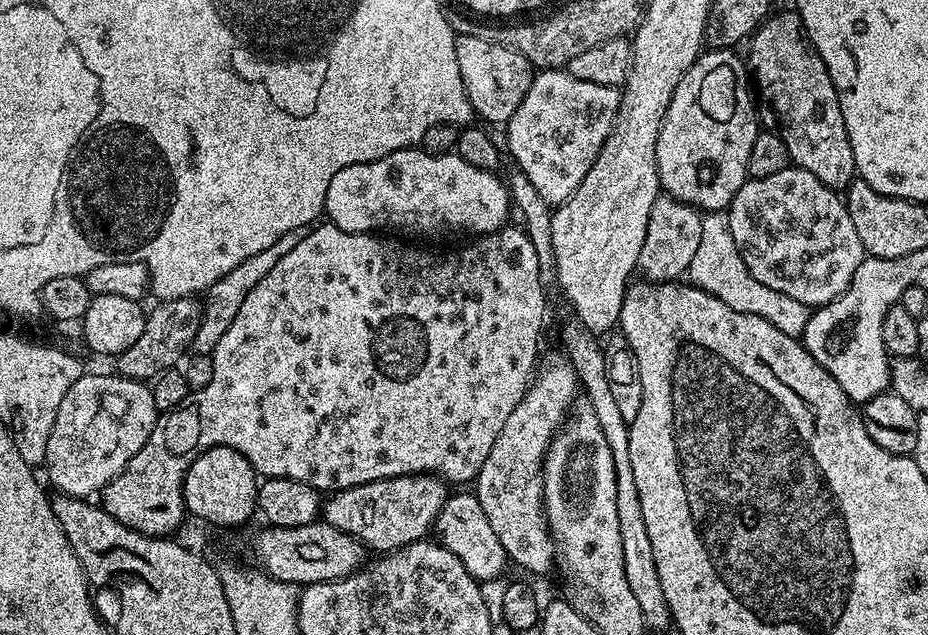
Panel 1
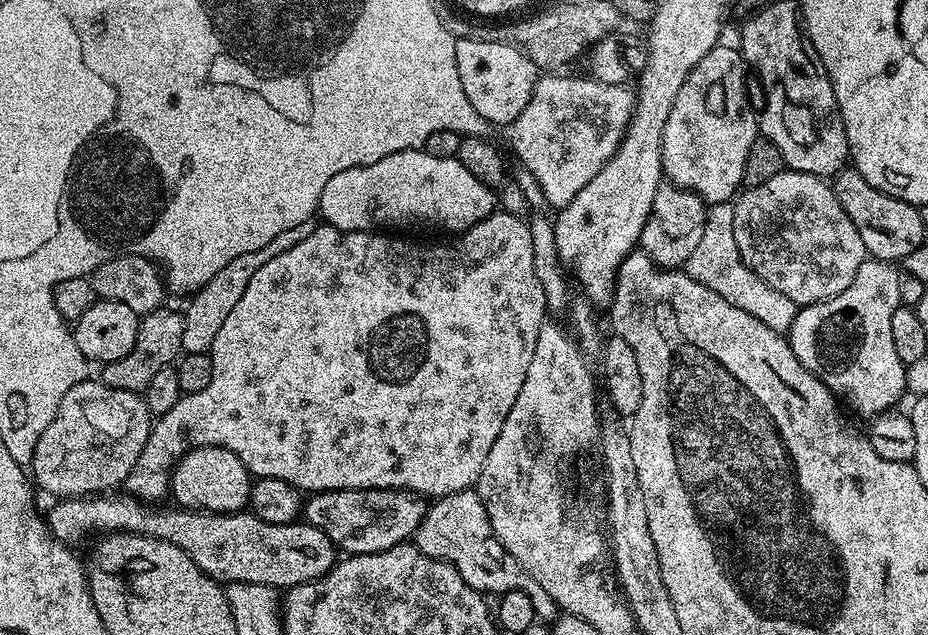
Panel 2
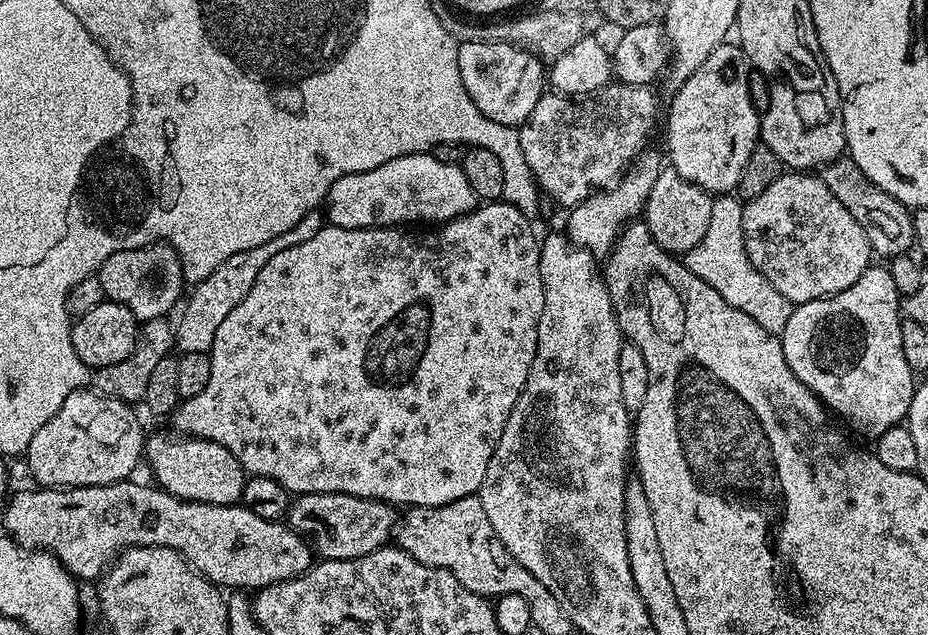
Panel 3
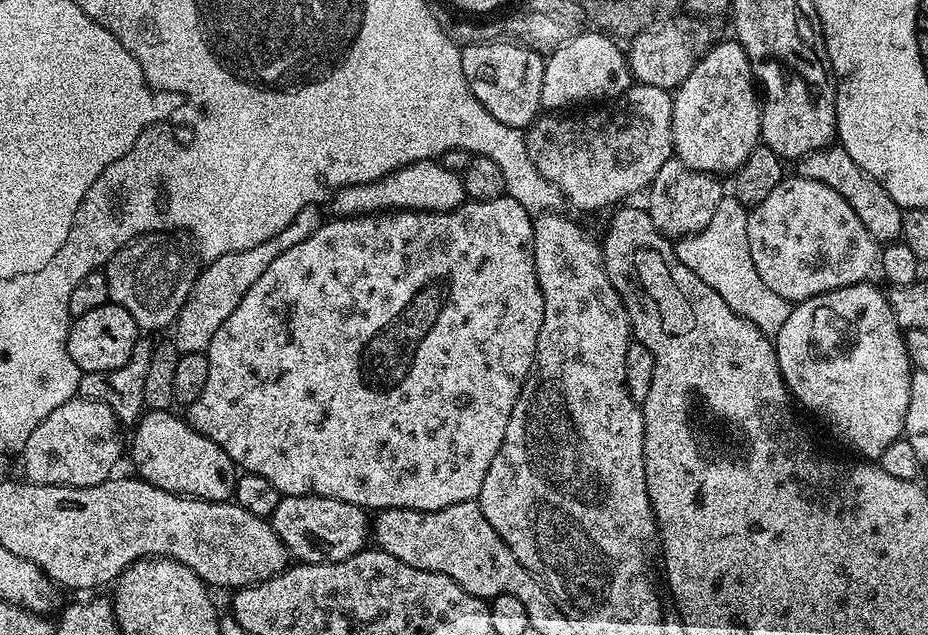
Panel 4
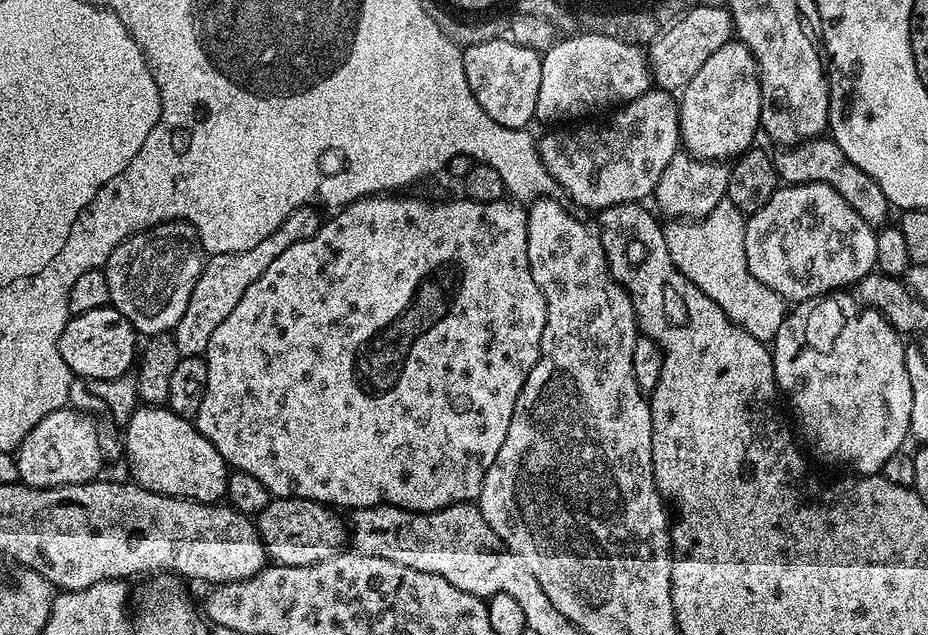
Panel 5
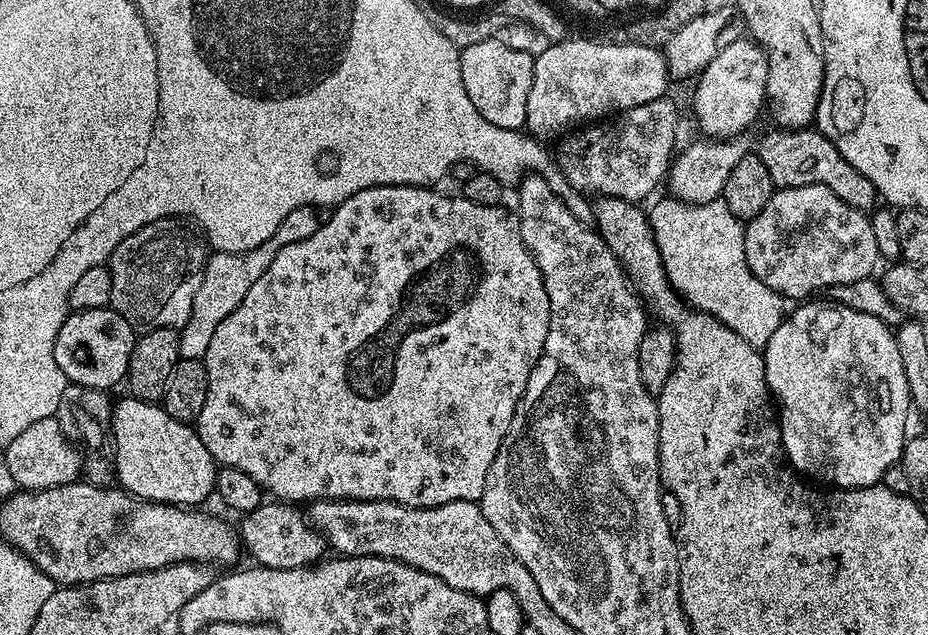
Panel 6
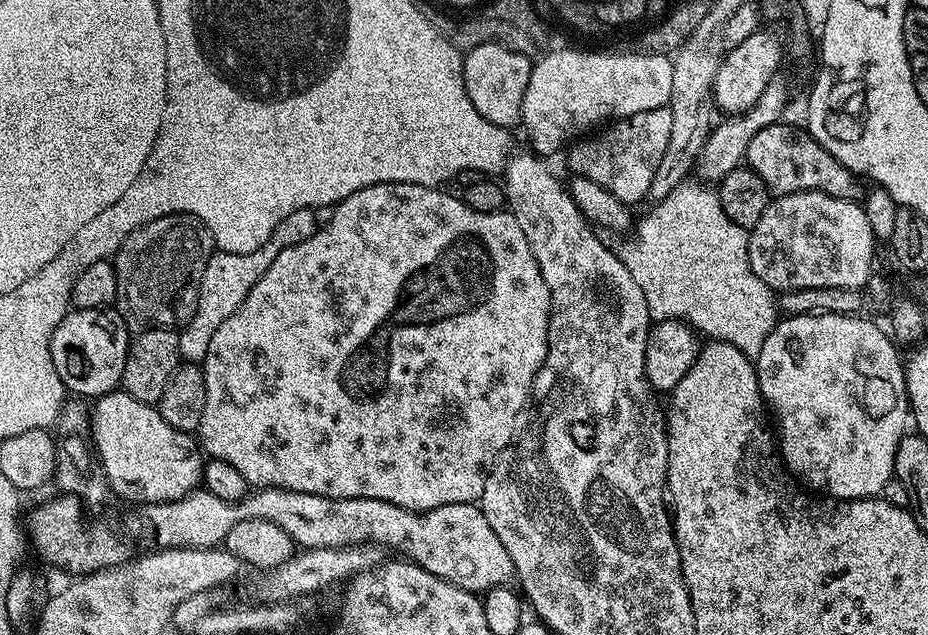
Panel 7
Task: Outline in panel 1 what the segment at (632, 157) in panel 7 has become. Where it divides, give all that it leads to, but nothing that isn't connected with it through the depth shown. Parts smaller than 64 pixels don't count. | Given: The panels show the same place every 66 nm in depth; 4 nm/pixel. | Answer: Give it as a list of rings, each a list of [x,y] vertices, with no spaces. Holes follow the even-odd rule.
[[[545,68],[533,75],[530,90],[526,90],[526,98],[522,98],[522,106],[518,106],[518,110],[514,110],[508,119],[506,152],[516,159],[513,160],[515,167],[523,170],[534,185],[534,190],[538,190],[538,194],[542,194],[550,206],[565,204],[570,194],[578,190],[582,178],[586,178],[586,170],[594,166],[594,158],[598,158],[606,138],[616,125],[620,94],[620,88],[582,82],[582,78],[574,78],[567,70],[559,68]]]

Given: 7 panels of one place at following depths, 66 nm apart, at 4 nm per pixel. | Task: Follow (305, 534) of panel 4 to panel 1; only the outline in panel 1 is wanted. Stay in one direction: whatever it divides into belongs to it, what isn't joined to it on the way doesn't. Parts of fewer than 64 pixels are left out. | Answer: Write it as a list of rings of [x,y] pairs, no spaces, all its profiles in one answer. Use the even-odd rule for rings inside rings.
[[[414,472],[411,476],[395,476],[382,478],[374,482],[366,482],[358,486],[343,488],[341,492],[333,492],[323,501],[323,523],[334,526],[346,534],[355,536],[364,543],[365,549],[376,551],[376,554],[395,552],[398,548],[405,548],[416,540],[425,539],[430,529],[435,525],[438,514],[442,510],[445,500],[450,495],[450,488],[441,477],[427,472]]]

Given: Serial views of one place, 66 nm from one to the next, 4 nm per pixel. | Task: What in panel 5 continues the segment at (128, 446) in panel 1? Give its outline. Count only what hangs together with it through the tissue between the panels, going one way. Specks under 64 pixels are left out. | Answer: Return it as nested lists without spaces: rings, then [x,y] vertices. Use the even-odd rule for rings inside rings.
[[[68,406],[48,414],[26,434],[14,454],[19,481],[31,488],[56,488],[97,479],[102,466],[98,438],[97,423],[86,414]]]

